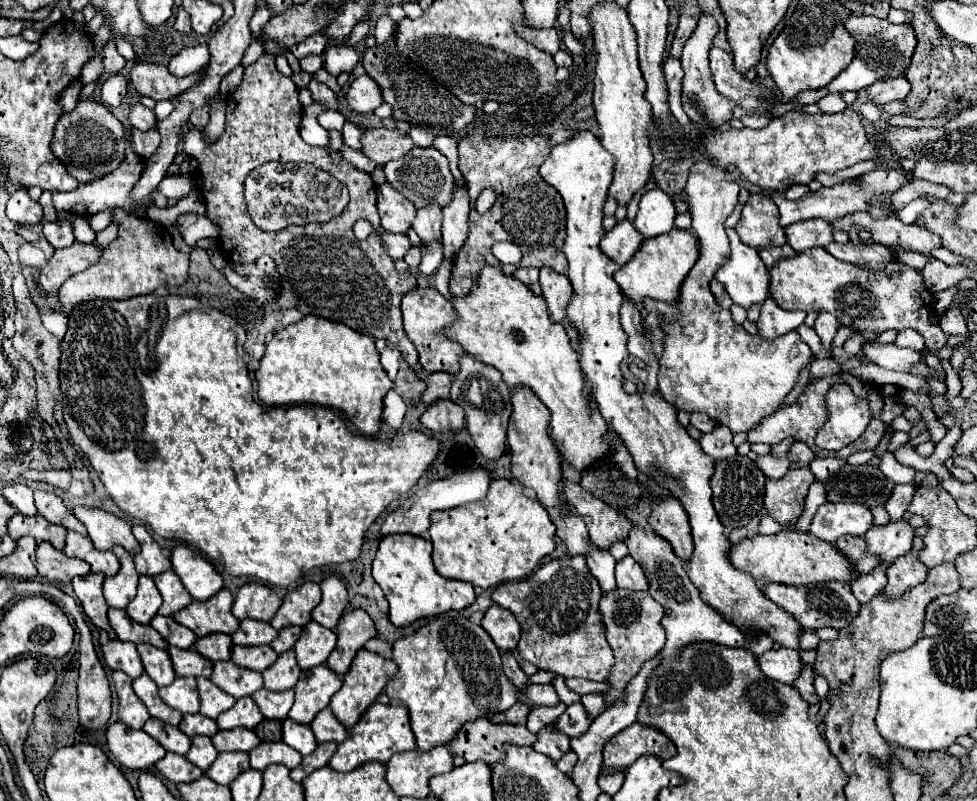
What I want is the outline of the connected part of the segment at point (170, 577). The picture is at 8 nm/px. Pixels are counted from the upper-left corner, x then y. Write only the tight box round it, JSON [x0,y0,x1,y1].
[153,570,193,616]

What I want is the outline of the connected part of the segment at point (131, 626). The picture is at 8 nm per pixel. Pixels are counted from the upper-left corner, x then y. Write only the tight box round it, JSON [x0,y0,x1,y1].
[109,608,169,650]

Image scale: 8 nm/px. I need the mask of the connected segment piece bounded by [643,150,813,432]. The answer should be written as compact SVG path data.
M697 150L695 154L697 162L691 168L685 196L693 216L691 230L701 242L701 256L683 280L675 304L653 298L643 302L647 312L657 310L661 314L661 330L665 334L657 376L659 392L677 410L703 412L717 424L731 428L731 432L747 432L783 404L799 372L813 360L813 354L796 331L775 340L761 340L757 334L747 334L743 326L731 320L731 312L719 308L713 298L709 282L729 258L729 238L723 220L737 206L739 186L727 178L723 168L715 168L703 152Z

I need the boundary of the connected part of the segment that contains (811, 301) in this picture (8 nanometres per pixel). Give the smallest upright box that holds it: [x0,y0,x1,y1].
[769,246,947,352]

